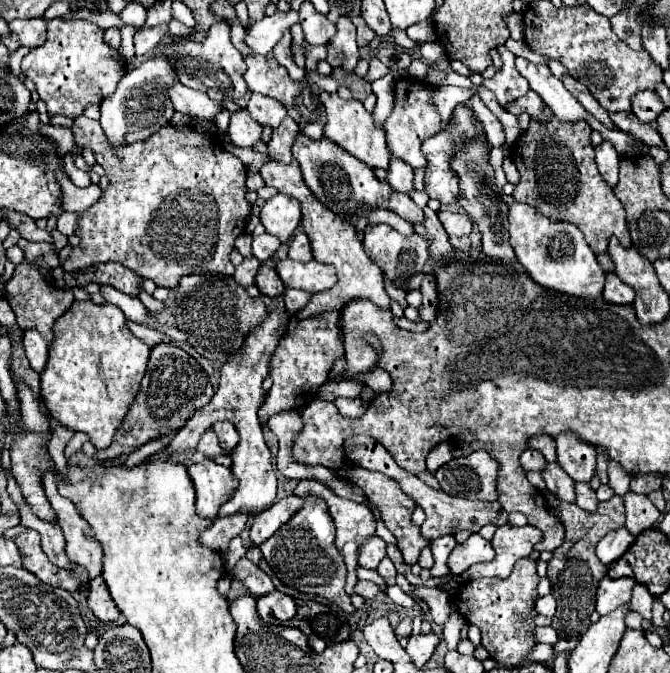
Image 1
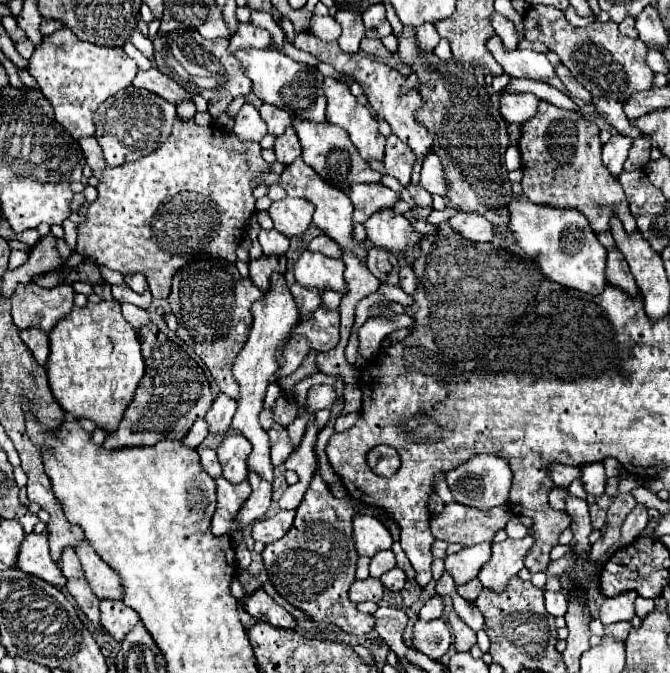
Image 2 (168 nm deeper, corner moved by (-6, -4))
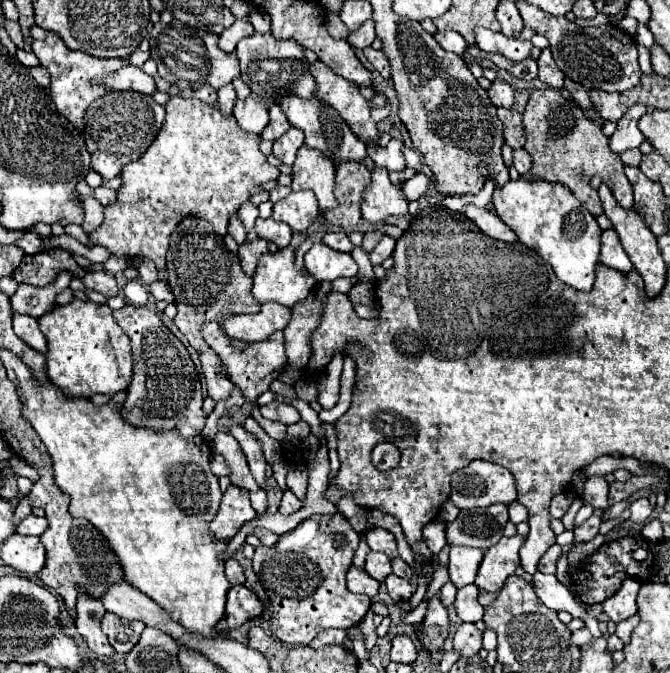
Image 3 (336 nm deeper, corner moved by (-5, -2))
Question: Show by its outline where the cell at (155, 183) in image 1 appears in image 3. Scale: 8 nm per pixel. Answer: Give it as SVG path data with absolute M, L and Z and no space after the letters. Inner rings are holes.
M171 96L165 104L167 118L157 136L157 140L147 148L147 152L133 164L121 170L123 184L117 190L117 200L105 206L103 224L89 234L91 246L103 246L113 256L147 256L155 262L157 270L165 268L165 254L169 248L169 238L177 224L185 216L197 216L207 220L215 234L225 238L227 224L231 216L237 214L239 206L251 198L251 188L261 186L269 180L279 178L279 168L267 162L267 156L259 150L261 138L239 128L233 116L223 116L217 106L203 104L199 100L187 100L181 96Z

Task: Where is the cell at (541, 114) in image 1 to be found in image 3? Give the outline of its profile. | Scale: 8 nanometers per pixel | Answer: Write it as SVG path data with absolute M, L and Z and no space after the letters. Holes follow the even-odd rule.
M495 80L487 92L489 92L489 98L495 106L499 106L499 108L513 108L515 106L517 90L511 84L507 84L503 80Z

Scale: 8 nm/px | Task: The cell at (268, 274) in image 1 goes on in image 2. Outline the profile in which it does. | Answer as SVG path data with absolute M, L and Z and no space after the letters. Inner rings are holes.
M262 254L262 256L256 258L256 260L250 260L248 266L250 266L250 278L252 278L252 282L254 282L262 292L270 288L270 276L272 276L274 272L284 272L284 270L286 270L286 268L280 266L280 262L278 262L276 256L266 256L266 254Z

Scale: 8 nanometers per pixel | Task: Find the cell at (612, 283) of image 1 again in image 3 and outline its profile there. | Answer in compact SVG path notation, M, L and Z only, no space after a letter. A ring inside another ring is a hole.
M613 228L605 230L601 236L601 264L619 270L621 274L629 274L633 270L631 260L627 258L617 234Z

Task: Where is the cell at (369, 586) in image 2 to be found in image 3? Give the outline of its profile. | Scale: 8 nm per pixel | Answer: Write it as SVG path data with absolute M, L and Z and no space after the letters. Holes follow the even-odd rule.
M351 566L347 572L347 588L353 594L367 594L369 598L373 598L379 590L379 582L373 580L365 570L357 570L355 566Z

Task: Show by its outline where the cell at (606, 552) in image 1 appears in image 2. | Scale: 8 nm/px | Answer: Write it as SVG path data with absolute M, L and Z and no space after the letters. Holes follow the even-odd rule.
M638 504L624 520L624 526L622 526L622 548L628 546L634 538L640 536L640 532L646 528L648 524L648 510L646 506Z

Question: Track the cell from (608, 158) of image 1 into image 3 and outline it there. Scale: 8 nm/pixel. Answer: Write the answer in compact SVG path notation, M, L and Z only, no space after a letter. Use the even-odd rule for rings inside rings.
M635 104L633 108L627 110L627 114L617 122L617 130L615 134L609 138L609 148L615 154L623 154L625 150L633 150L639 148L645 142L645 136L641 134L641 130L637 128L637 120L647 112L645 106Z

